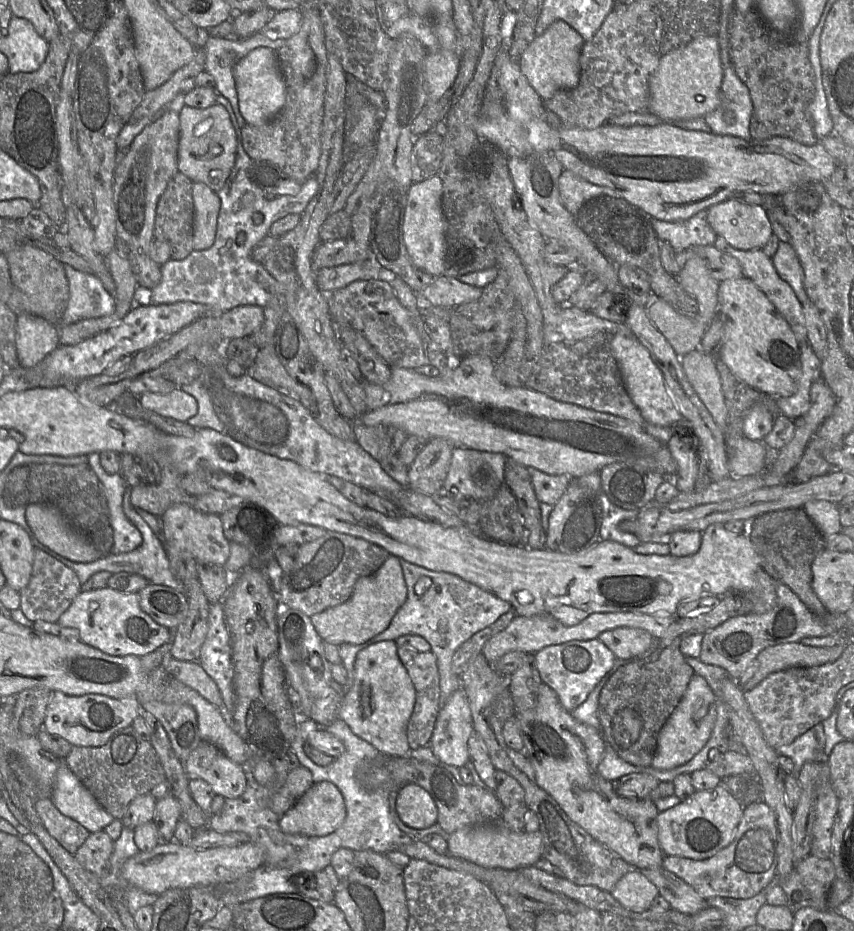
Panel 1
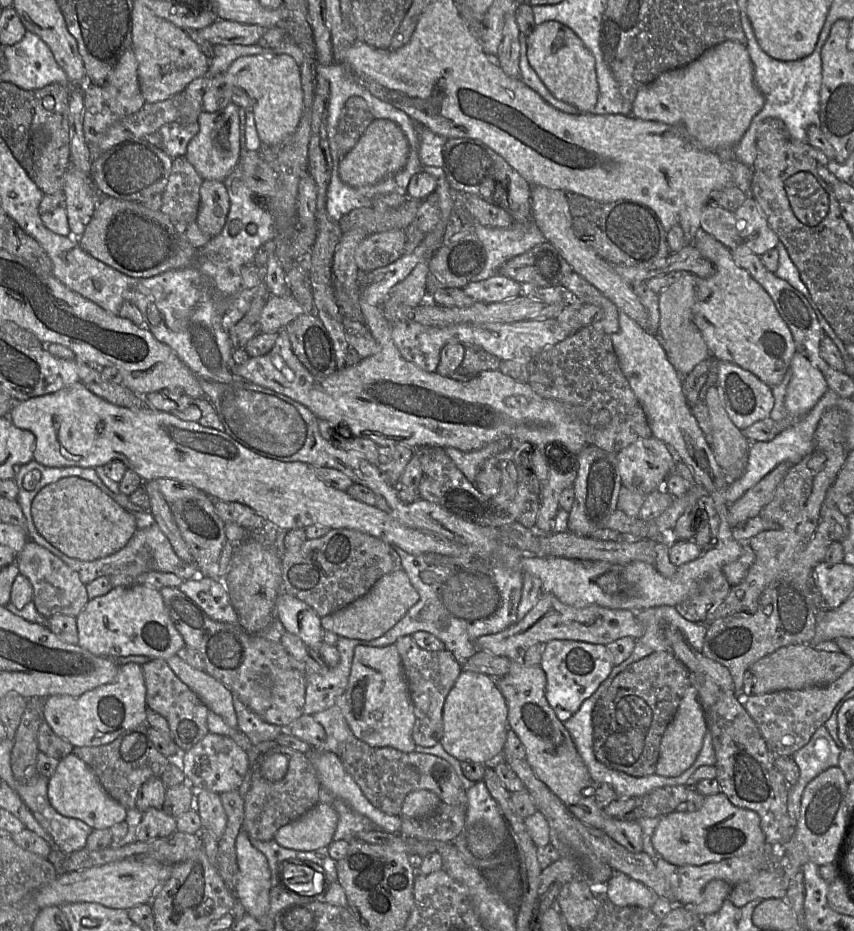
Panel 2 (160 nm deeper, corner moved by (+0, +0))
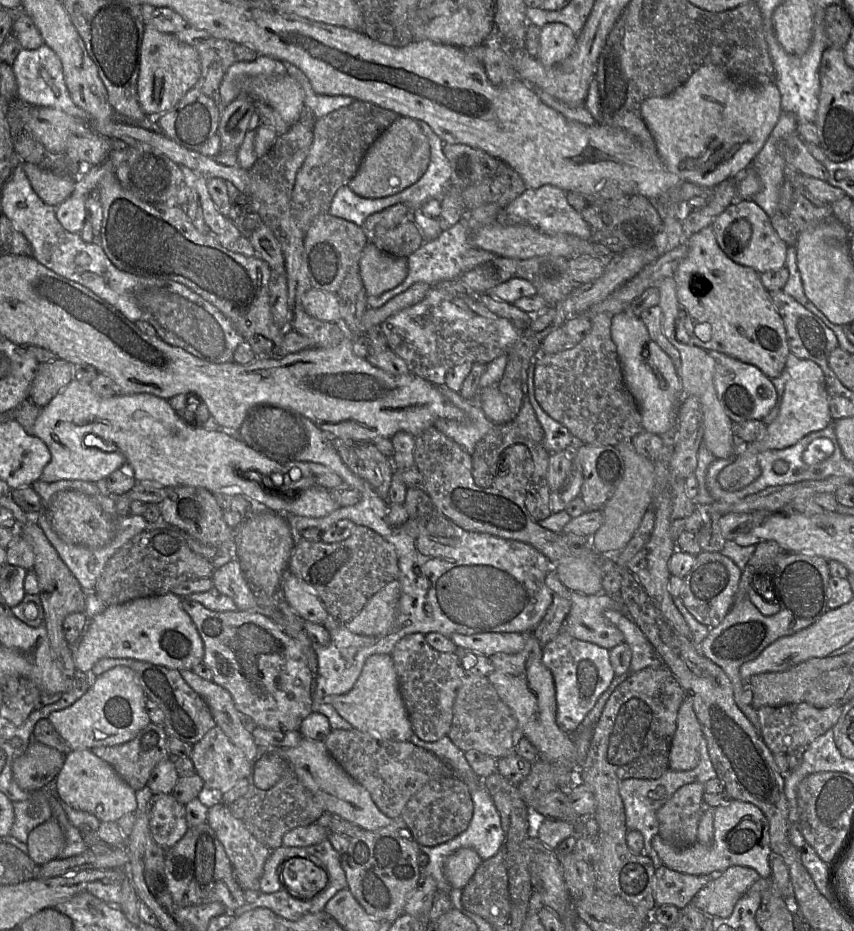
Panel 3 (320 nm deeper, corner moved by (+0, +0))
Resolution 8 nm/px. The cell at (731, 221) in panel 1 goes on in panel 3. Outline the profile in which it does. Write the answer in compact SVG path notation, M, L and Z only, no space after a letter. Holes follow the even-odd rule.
M736 199L735 202L714 219L711 227L720 249L737 264L751 267L760 274L786 266L788 245L773 228L768 214L754 200ZM737 219L748 220L752 227L752 236L743 247L740 247L739 243L731 243L728 239L729 227ZM734 247L736 247L736 250L734 250Z

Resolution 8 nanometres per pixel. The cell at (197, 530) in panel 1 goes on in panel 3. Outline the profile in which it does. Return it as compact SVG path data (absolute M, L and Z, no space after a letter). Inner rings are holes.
M238 560L215 569L211 579L214 588L230 597L238 611L260 612L259 597L245 579Z

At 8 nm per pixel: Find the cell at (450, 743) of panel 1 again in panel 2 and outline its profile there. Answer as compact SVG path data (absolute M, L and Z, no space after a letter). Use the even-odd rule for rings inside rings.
M463 671L448 693L443 706L441 745L461 761L492 764L501 758L507 738L508 707L495 679Z

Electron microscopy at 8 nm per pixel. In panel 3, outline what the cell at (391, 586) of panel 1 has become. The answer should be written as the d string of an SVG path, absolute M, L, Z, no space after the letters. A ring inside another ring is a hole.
M399 580L389 582L368 600L357 616L341 625L361 636L384 634L395 619L400 595Z

